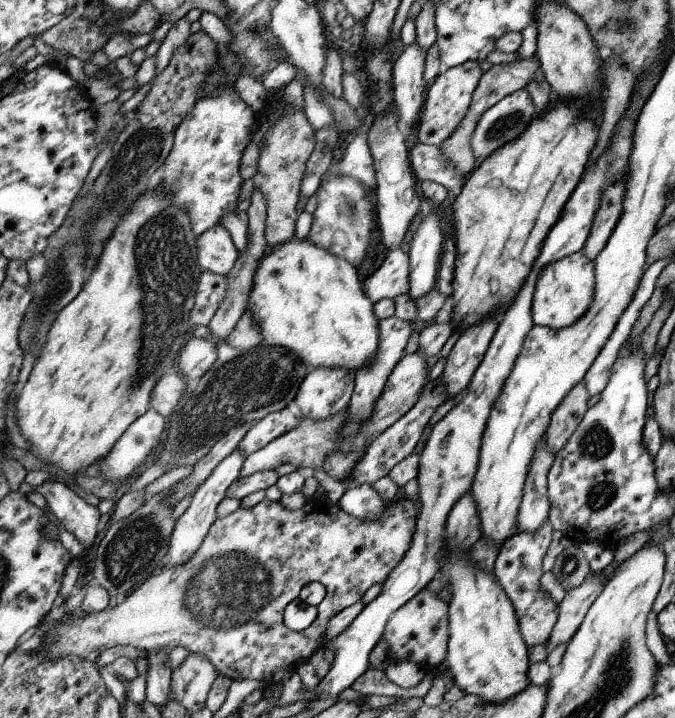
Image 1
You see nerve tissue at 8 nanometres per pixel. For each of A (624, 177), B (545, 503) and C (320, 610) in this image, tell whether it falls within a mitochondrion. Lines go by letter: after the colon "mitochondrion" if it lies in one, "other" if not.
A: other
B: other
C: other

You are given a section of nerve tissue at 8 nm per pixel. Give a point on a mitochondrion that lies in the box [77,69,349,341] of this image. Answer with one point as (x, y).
(135, 159)

